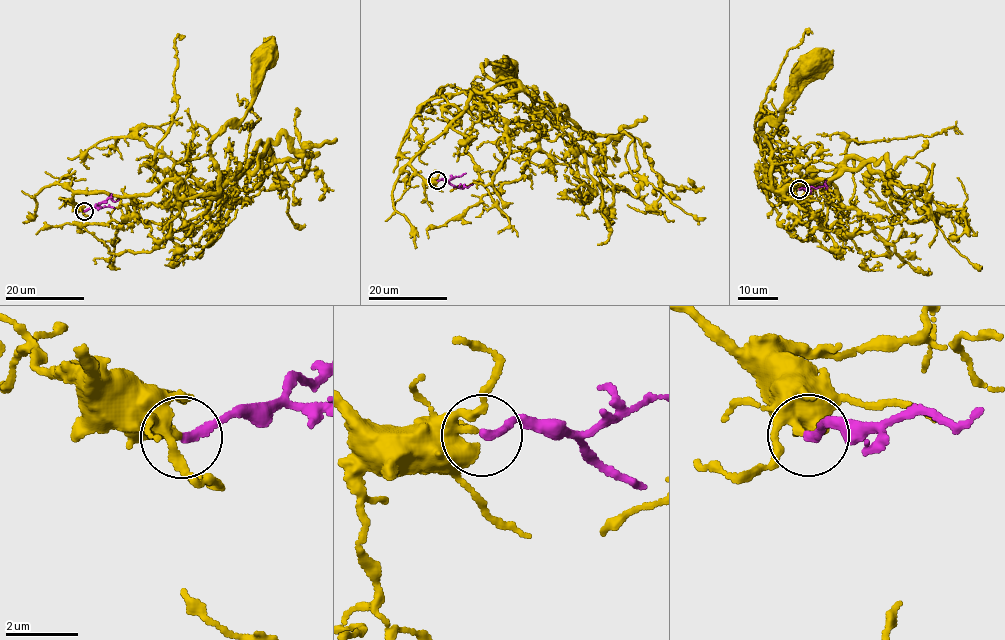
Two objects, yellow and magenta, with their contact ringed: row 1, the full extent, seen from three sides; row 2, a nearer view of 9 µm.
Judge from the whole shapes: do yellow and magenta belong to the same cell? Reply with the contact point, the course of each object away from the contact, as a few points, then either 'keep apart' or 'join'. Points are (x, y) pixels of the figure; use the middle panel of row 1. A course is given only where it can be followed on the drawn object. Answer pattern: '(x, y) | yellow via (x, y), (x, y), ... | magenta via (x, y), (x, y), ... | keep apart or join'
(437, 180) | yellow via (437, 180), (412, 161), (471, 98), (519, 87), (482, 67), (499, 60), (506, 73) | magenta via (438, 180), (446, 179), (462, 188), (472, 184) | join

